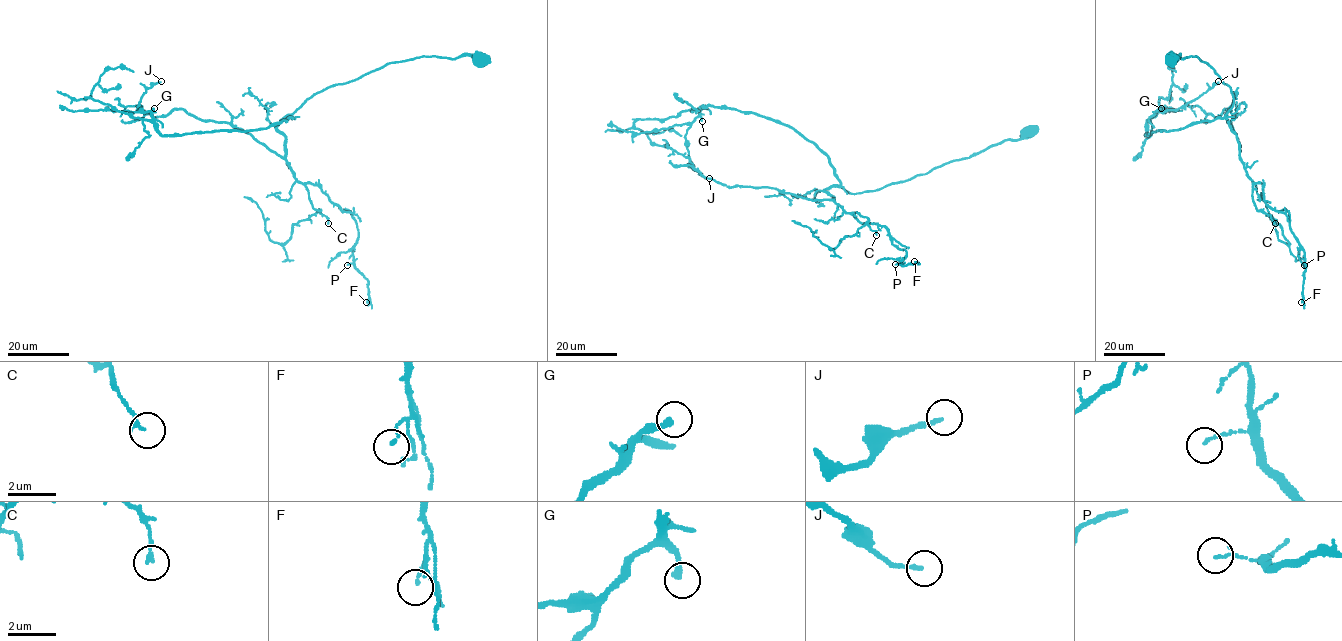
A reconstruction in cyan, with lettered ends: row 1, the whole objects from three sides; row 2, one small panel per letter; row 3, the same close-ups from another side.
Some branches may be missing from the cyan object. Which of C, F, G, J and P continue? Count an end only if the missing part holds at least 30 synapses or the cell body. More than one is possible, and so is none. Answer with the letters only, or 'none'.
G

